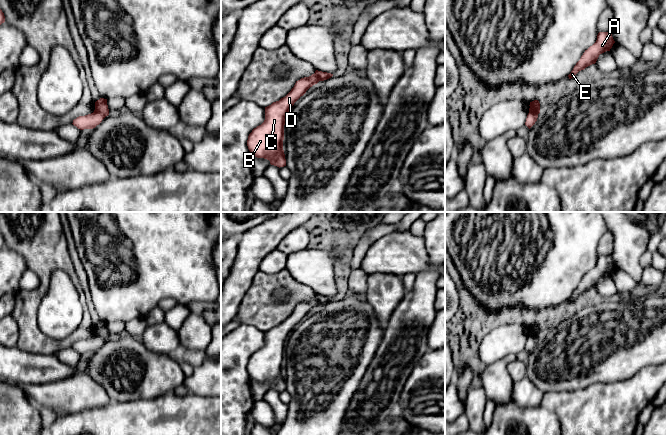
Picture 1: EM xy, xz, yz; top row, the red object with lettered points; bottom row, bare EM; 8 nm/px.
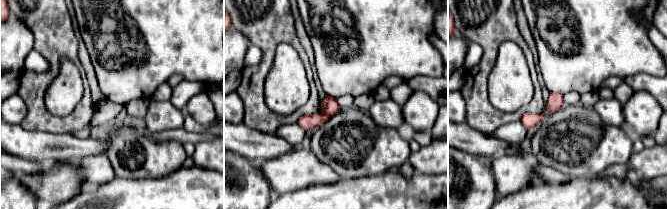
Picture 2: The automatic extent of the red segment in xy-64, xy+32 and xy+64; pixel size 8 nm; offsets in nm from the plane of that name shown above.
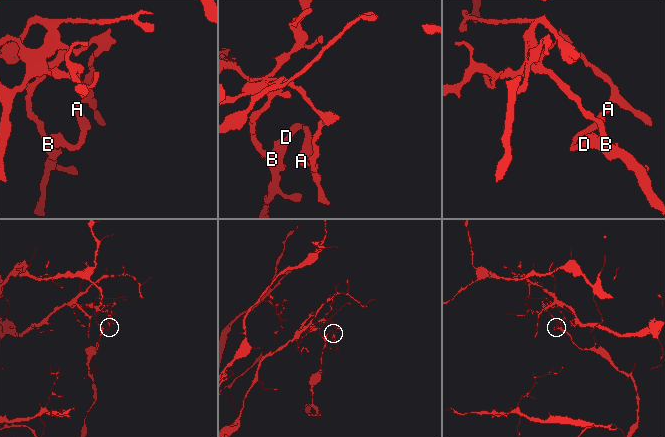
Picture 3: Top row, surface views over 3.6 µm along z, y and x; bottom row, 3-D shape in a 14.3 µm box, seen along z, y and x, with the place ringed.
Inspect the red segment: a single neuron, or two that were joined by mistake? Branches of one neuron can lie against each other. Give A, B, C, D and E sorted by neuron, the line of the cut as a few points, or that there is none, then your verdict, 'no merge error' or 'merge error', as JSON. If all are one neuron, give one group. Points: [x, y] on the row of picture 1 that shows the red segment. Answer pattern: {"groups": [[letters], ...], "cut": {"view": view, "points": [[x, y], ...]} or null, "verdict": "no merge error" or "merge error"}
{"groups": [["A", "E"], ["B", "C", "D"]], "cut": {"view": "xy", "points": [[93, 112], [103, 118]]}, "verdict": "merge error"}

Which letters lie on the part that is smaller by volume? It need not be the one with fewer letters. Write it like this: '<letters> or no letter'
B, C, D

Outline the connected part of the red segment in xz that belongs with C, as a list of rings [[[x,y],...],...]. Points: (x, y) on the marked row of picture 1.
[[[316,70],[311,76],[301,78],[285,97],[265,107],[264,122],[248,136],[247,146],[251,156],[267,159],[271,165],[279,168],[286,166],[283,140],[287,114],[294,103],[322,76],[323,72]]]

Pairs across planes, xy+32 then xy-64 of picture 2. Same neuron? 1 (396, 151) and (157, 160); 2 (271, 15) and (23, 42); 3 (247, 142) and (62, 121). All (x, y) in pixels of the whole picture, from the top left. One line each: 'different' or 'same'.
1: same
2: different
3: different

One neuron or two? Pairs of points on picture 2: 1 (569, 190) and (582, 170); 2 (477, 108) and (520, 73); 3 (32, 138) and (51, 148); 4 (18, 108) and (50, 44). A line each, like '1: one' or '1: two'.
1: two
2: two
3: one
4: two

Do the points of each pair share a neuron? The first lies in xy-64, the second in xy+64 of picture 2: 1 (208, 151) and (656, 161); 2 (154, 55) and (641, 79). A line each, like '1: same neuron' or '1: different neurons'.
1: same neuron
2: different neurons

